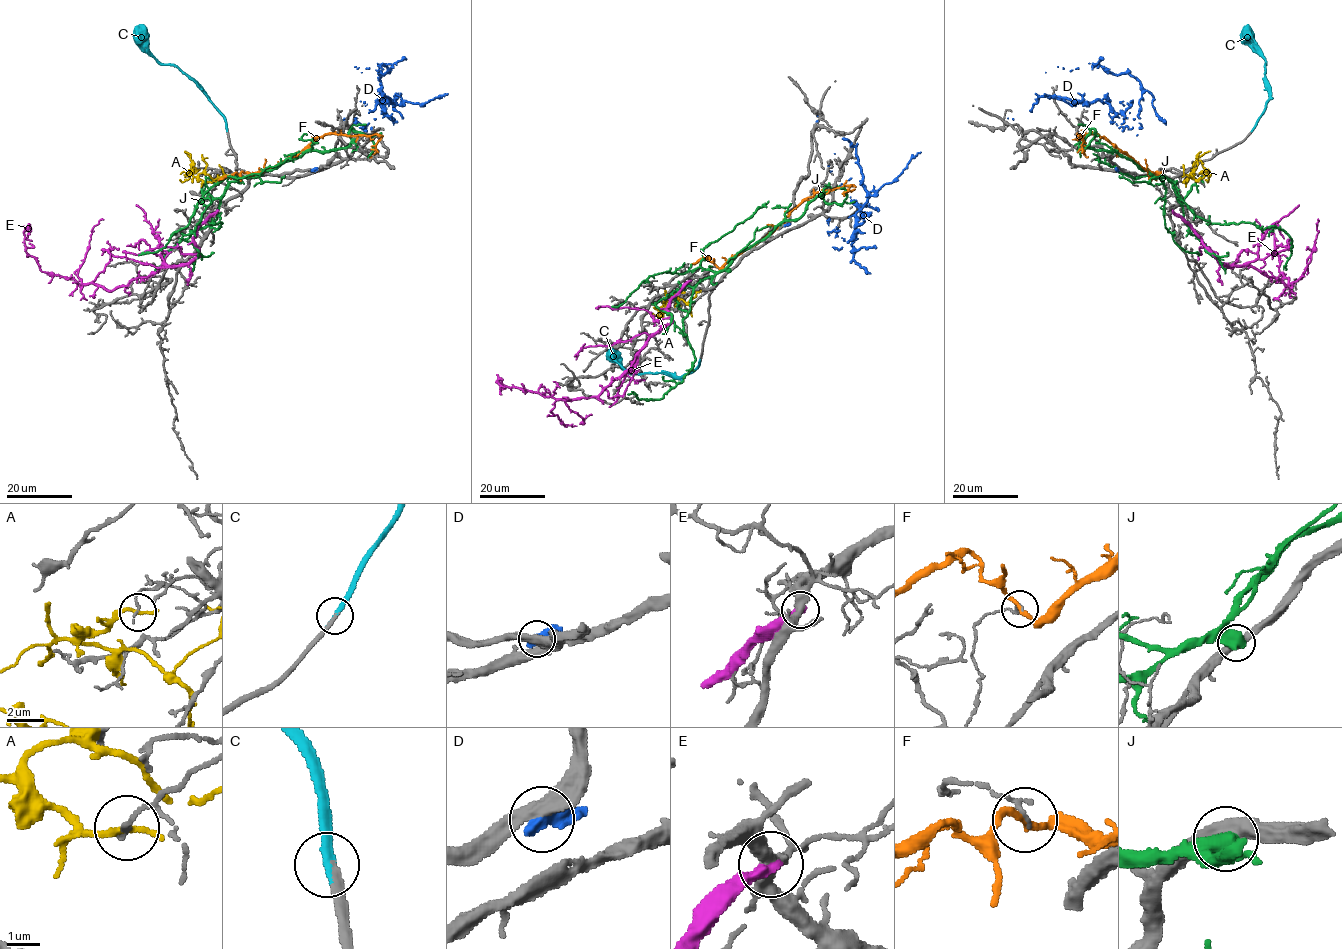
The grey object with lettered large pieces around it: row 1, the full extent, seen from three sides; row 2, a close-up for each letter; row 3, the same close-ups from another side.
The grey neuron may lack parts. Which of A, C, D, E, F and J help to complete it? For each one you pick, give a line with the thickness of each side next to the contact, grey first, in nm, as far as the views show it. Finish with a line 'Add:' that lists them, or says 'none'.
C: Thickness 280 nm (grey) against 300 nm
Add: C

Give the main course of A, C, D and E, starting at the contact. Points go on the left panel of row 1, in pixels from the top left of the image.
A: (208, 182), (193, 175), (192, 160), (189, 178), (182, 182), (179, 179)
C: (226, 129), (226, 120), (198, 85), (176, 67), (161, 64), (136, 32), (136, 26)
D: (313, 169), (356, 124), (370, 129), (384, 112), (379, 80), (388, 68), (356, 67), (361, 72)
E: (217, 211), (198, 229), (196, 257), (111, 290), (42, 271), (26, 251), (29, 225), (27, 239)

